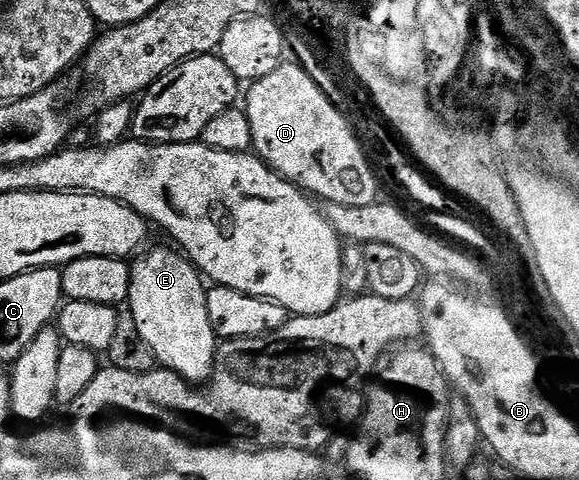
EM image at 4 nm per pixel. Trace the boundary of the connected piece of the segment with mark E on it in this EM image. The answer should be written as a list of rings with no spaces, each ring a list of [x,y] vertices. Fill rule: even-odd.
[[[150,251],[133,260],[128,309],[151,356],[158,358],[165,370],[175,371],[187,383],[202,385],[214,371],[216,350],[212,321],[208,321],[208,287],[185,254],[174,251]]]

